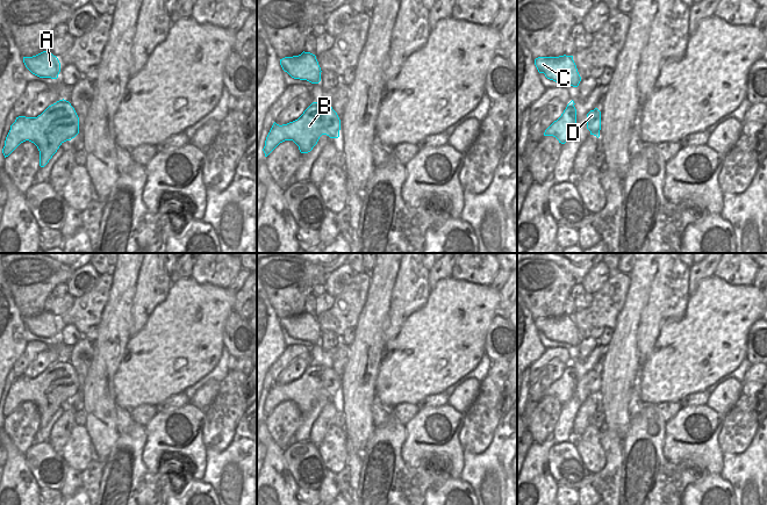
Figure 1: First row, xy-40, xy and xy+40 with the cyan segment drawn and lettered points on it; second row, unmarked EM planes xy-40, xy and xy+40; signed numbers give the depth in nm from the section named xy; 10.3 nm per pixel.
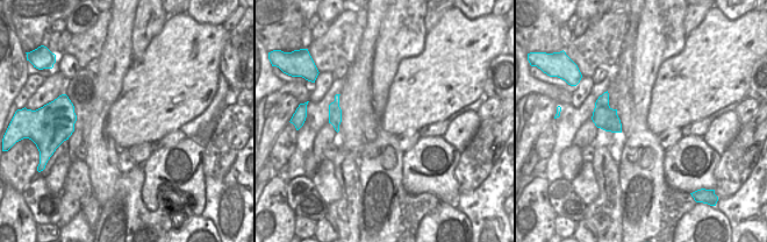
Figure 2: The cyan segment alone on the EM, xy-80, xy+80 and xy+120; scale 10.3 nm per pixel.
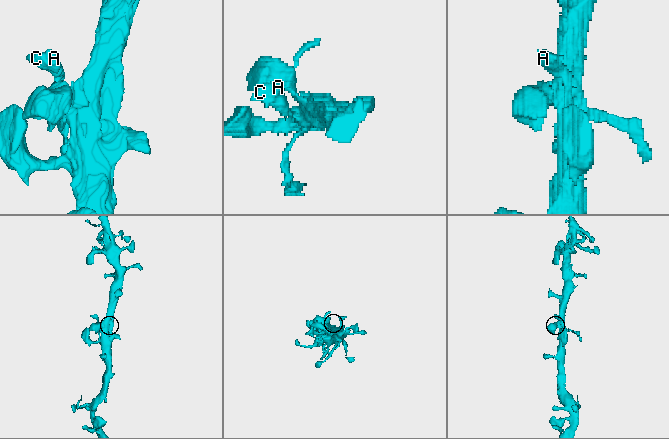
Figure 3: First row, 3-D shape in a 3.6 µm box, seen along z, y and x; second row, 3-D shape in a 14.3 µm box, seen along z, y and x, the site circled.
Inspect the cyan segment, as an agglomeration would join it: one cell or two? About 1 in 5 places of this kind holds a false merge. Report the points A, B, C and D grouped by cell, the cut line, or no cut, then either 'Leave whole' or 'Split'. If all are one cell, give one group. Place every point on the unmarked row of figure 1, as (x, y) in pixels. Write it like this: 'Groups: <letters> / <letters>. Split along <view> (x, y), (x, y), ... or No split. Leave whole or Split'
Groups: A B C D. No split. Leave whole.

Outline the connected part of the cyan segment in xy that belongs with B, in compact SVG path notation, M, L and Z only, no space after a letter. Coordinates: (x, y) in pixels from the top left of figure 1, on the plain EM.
M313 362L295 381L279 385L273 383L263 409L267 417L280 403L293 401L301 413L308 413L322 395L338 398L341 380L332 367Z

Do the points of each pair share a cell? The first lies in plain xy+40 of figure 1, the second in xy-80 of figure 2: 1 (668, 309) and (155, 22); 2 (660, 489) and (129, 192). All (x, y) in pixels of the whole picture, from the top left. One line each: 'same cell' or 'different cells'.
1: same cell
2: same cell

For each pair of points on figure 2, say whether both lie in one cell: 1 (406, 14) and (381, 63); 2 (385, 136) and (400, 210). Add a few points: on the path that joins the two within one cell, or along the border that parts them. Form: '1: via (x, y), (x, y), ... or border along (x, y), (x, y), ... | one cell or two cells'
1: via (403, 26), (402, 34), (394, 42), (389, 51) | one cell
2: via (399, 155), (396, 171), (396, 186), (399, 191) | one cell

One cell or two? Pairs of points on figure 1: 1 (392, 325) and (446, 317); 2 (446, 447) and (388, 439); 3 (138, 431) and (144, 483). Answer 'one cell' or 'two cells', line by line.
1: two cells
2: two cells
3: one cell

